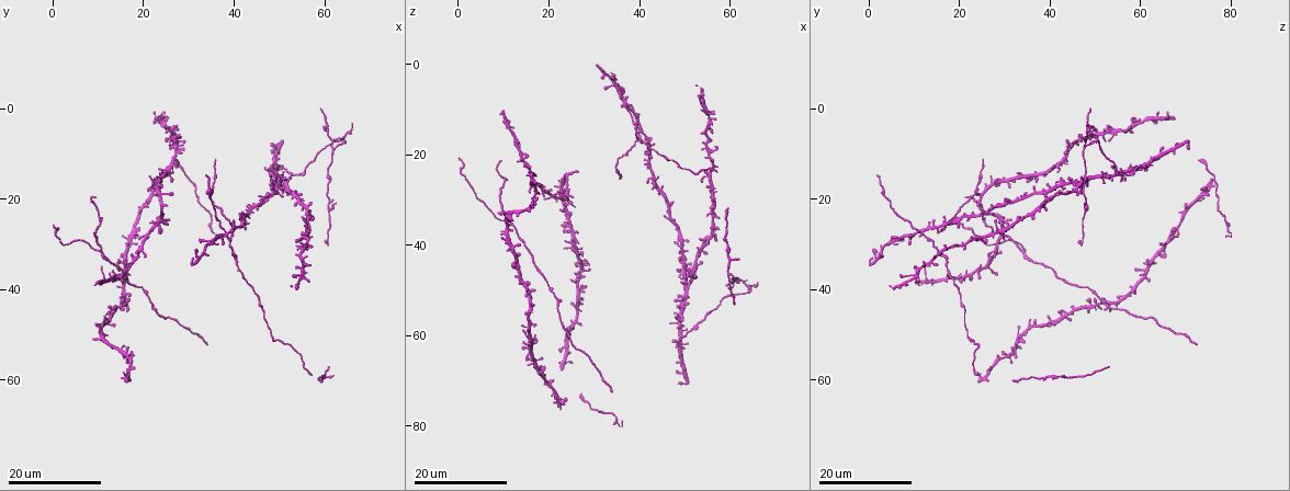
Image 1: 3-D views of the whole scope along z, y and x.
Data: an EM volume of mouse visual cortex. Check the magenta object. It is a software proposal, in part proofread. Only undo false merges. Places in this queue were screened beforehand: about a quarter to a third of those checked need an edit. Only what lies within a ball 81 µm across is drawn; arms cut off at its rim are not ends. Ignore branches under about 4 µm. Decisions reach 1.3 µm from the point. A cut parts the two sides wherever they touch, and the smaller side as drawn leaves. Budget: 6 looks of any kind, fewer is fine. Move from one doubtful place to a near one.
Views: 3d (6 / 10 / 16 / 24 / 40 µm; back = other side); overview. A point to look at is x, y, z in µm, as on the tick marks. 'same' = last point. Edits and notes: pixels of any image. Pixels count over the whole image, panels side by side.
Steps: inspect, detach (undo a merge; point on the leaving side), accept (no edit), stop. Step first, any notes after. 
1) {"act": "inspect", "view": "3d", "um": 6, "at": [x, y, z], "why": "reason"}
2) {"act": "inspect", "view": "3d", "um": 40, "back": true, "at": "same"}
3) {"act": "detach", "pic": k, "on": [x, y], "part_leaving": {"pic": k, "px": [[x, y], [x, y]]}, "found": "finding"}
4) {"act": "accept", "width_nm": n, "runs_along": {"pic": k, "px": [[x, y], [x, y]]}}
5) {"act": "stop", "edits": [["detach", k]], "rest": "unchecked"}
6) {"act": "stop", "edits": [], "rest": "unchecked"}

{"act": "inspect", "view": "3d", "um": 24, "at": [40.5, 33.5, 17.5], "why": "calibre changes"}

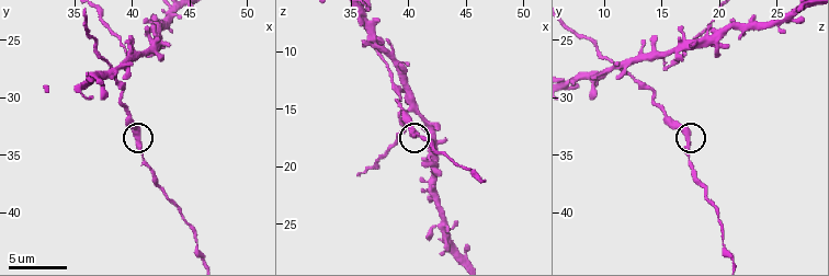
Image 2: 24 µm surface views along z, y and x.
{"act": "inspect", "view": "3d", "um": 6, "at": [40.6, 34.0, 17.0]}

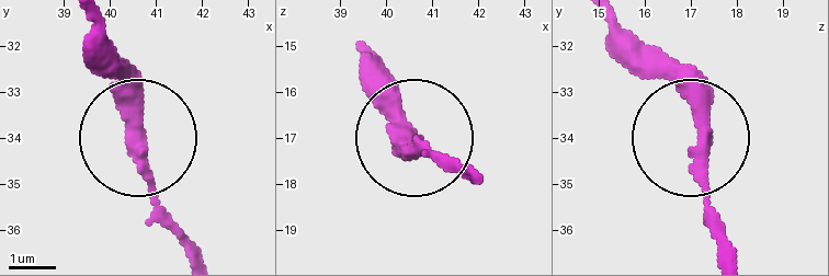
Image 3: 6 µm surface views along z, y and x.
{"act": "accept", "found": "continuous, no second neuron"}

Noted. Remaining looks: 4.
{"act": "inspect", "view": "3d", "um": 16, "at": [10.0, 31.0, 34.0], "why": "three arms meet"}

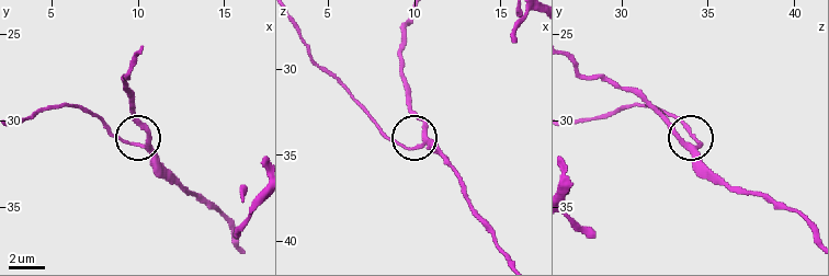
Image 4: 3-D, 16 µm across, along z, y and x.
{"act": "inspect", "view": "3d", "um": 6, "at": [10.7, 31.6, 34.1]}

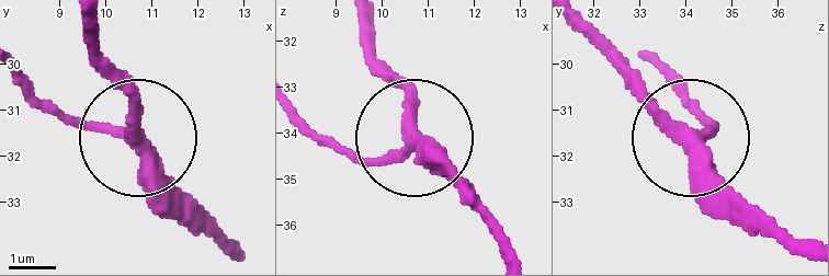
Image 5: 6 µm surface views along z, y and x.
{"act": "accept", "width_nm": 290, "found": "one neuron here"}

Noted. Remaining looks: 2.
{"act": "inspect", "view": "3d", "um": 10, "at": [38.4, 27.4, 10.4], "why": "four arms meet"}

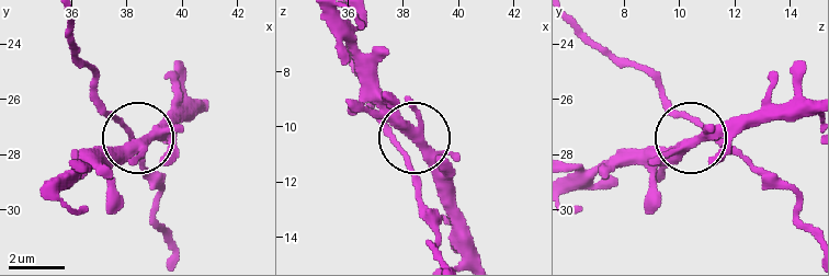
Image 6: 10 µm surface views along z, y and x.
{"act": "accept", "width_nm": 320, "runs_along": {"pic": 6, "px": [[809, 113], [774, 113], [643, 148]]}, "found": "all the same neuron"}

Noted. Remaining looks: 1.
{"act": "stop", "edits": [], "rest": "unchecked"}

